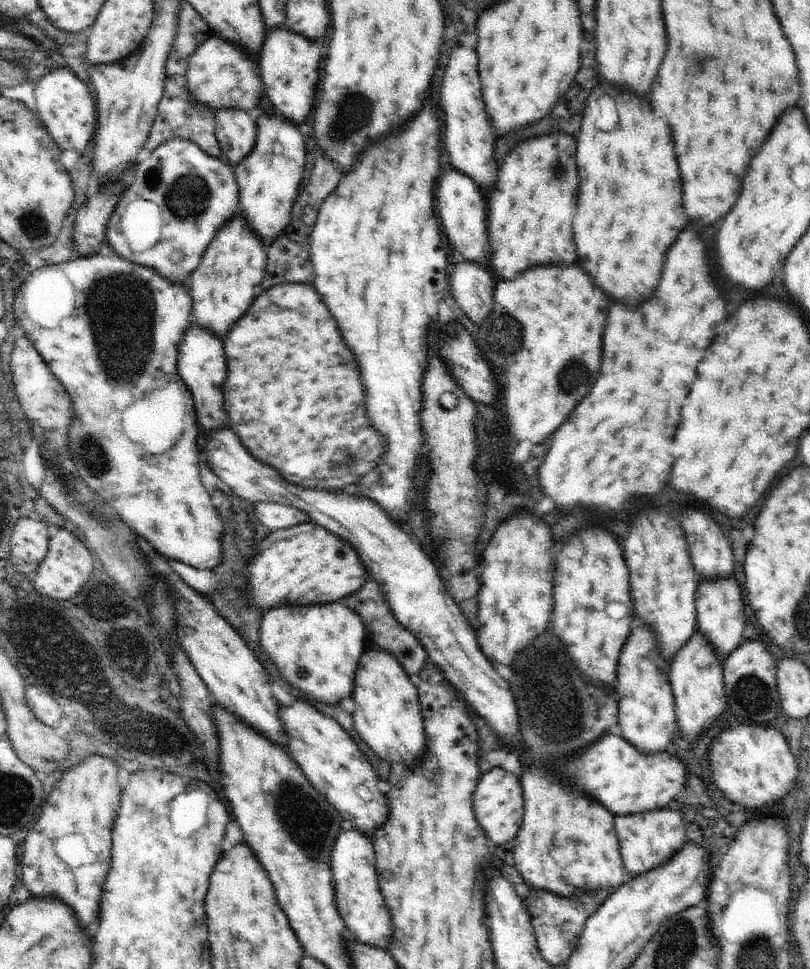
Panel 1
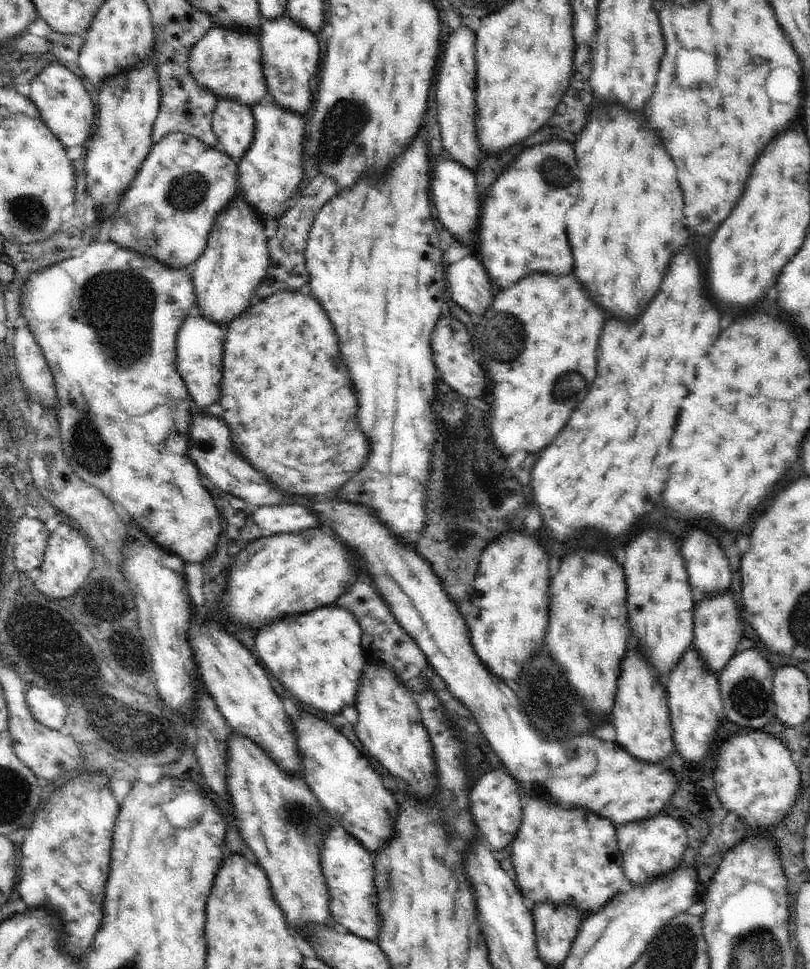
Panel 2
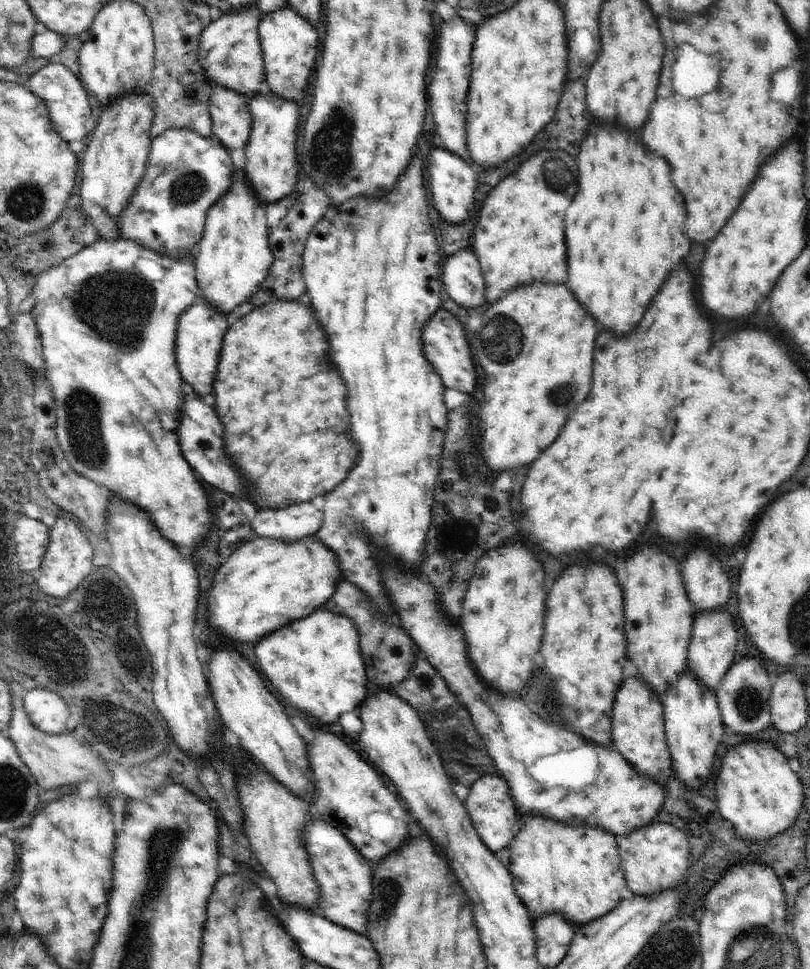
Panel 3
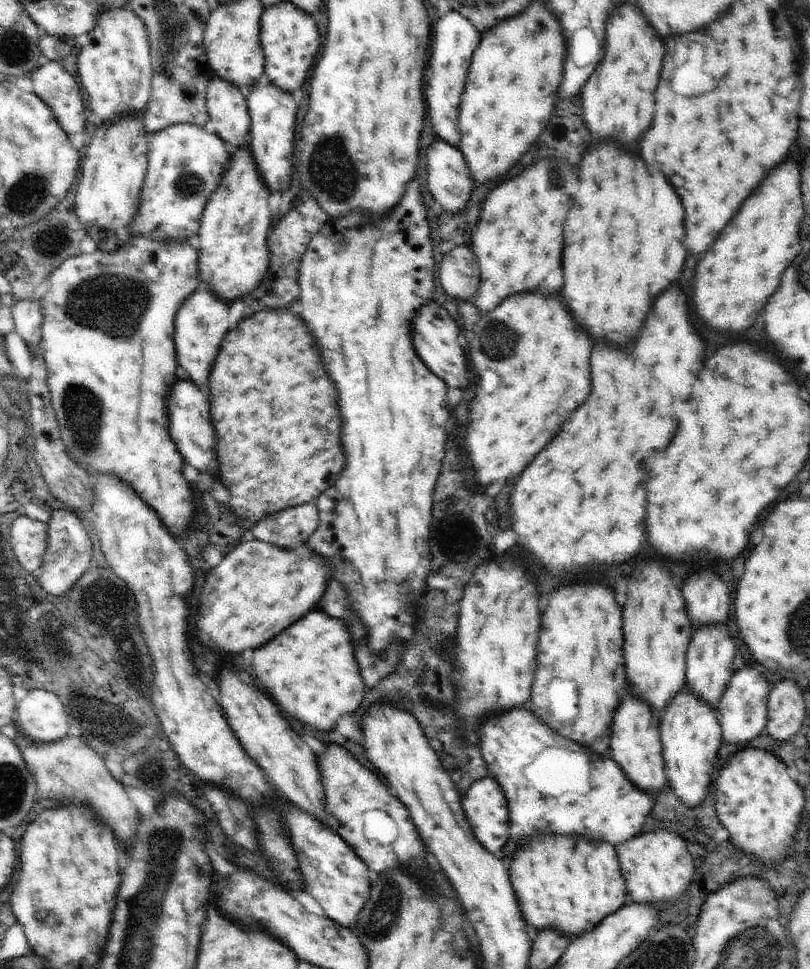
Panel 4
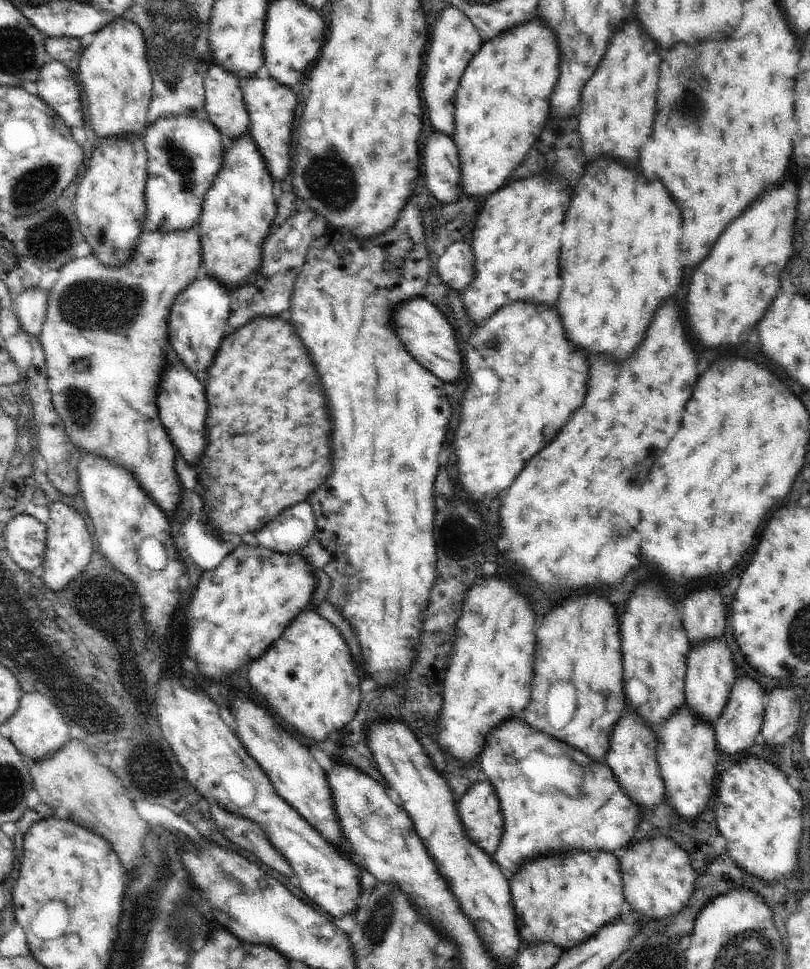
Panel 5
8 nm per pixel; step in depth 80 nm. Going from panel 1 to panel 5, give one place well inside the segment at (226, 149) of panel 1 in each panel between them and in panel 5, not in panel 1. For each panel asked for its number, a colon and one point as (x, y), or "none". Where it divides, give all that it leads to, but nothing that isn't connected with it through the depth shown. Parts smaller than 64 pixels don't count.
2: (234, 124)
3: (231, 120)
4: (229, 118)
5: (225, 108)

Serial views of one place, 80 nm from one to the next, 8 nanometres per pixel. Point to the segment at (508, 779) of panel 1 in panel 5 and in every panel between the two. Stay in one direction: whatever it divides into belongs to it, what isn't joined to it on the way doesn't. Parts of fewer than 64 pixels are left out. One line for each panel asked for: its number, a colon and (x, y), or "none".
2: (496, 801)
3: (494, 814)
4: (485, 803)
5: (480, 810)

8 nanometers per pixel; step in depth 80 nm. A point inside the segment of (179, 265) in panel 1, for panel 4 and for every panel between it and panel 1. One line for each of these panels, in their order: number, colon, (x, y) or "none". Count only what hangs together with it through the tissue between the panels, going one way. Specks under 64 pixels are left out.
2: (167, 213)
3: (186, 173)
4: (186, 163)

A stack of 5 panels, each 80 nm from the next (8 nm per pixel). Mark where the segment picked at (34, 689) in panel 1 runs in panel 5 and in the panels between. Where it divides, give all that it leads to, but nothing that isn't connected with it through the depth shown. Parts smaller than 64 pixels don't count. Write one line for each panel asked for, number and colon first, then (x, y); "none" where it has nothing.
2: (50, 711)
3: (46, 710)
4: (41, 717)
5: (37, 729)

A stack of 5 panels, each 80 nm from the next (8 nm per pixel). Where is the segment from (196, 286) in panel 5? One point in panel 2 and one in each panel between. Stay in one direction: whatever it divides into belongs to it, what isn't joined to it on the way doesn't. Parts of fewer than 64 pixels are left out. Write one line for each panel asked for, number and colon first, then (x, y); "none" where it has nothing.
2: (199, 350)
3: (200, 330)
4: (202, 321)

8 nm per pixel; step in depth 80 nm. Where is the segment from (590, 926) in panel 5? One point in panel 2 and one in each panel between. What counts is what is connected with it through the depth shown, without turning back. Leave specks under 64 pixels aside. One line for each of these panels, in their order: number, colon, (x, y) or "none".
2: (568, 857)
3: (557, 867)
4: (573, 886)

